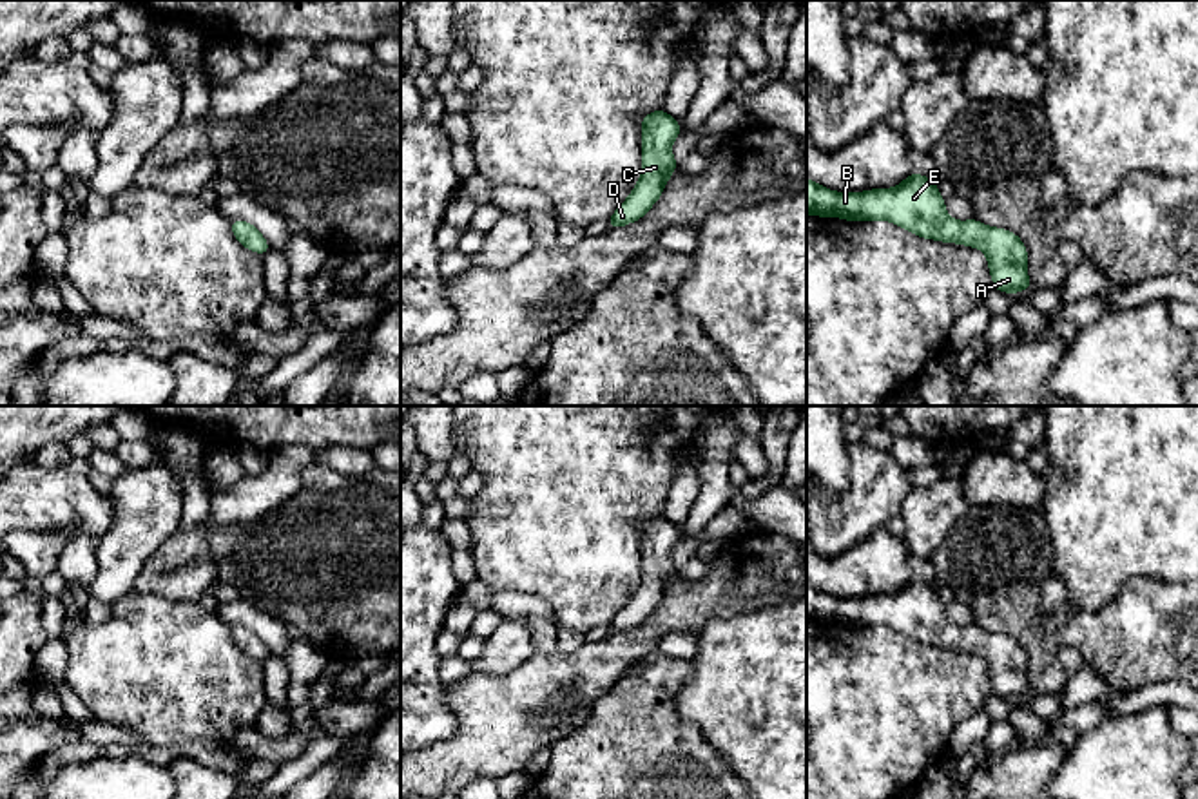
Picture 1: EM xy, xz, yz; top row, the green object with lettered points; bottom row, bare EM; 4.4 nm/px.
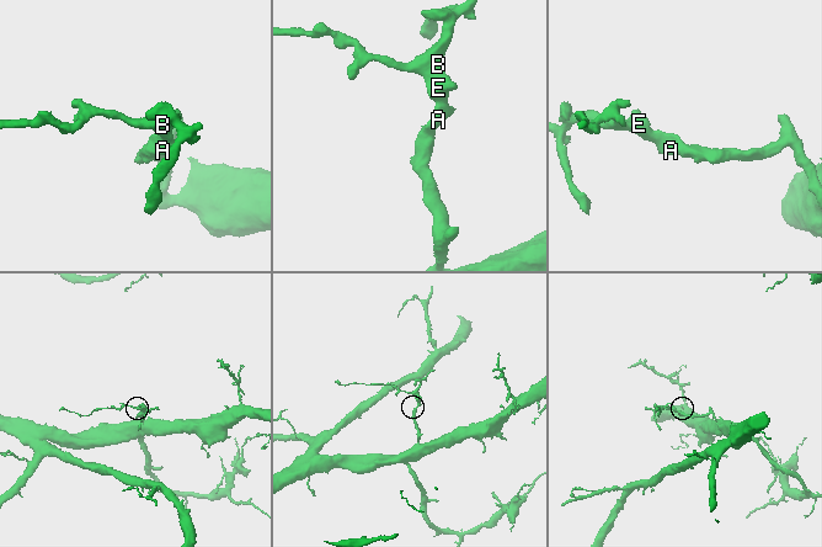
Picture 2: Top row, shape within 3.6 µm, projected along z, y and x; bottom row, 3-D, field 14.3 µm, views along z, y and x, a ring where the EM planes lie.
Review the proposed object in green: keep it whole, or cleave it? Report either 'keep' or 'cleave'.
keep

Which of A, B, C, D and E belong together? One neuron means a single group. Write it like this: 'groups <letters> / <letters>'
groups A B C D E

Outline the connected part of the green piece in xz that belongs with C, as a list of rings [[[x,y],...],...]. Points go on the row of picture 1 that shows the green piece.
[[[663,109],[642,118],[642,176],[629,197],[609,217],[609,228],[638,221],[660,199],[678,167],[671,147],[680,132],[680,121]]]

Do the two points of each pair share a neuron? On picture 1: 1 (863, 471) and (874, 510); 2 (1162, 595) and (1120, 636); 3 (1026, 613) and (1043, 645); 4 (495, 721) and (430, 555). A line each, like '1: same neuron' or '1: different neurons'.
1: same neuron
2: same neuron
3: same neuron
4: different neurons

